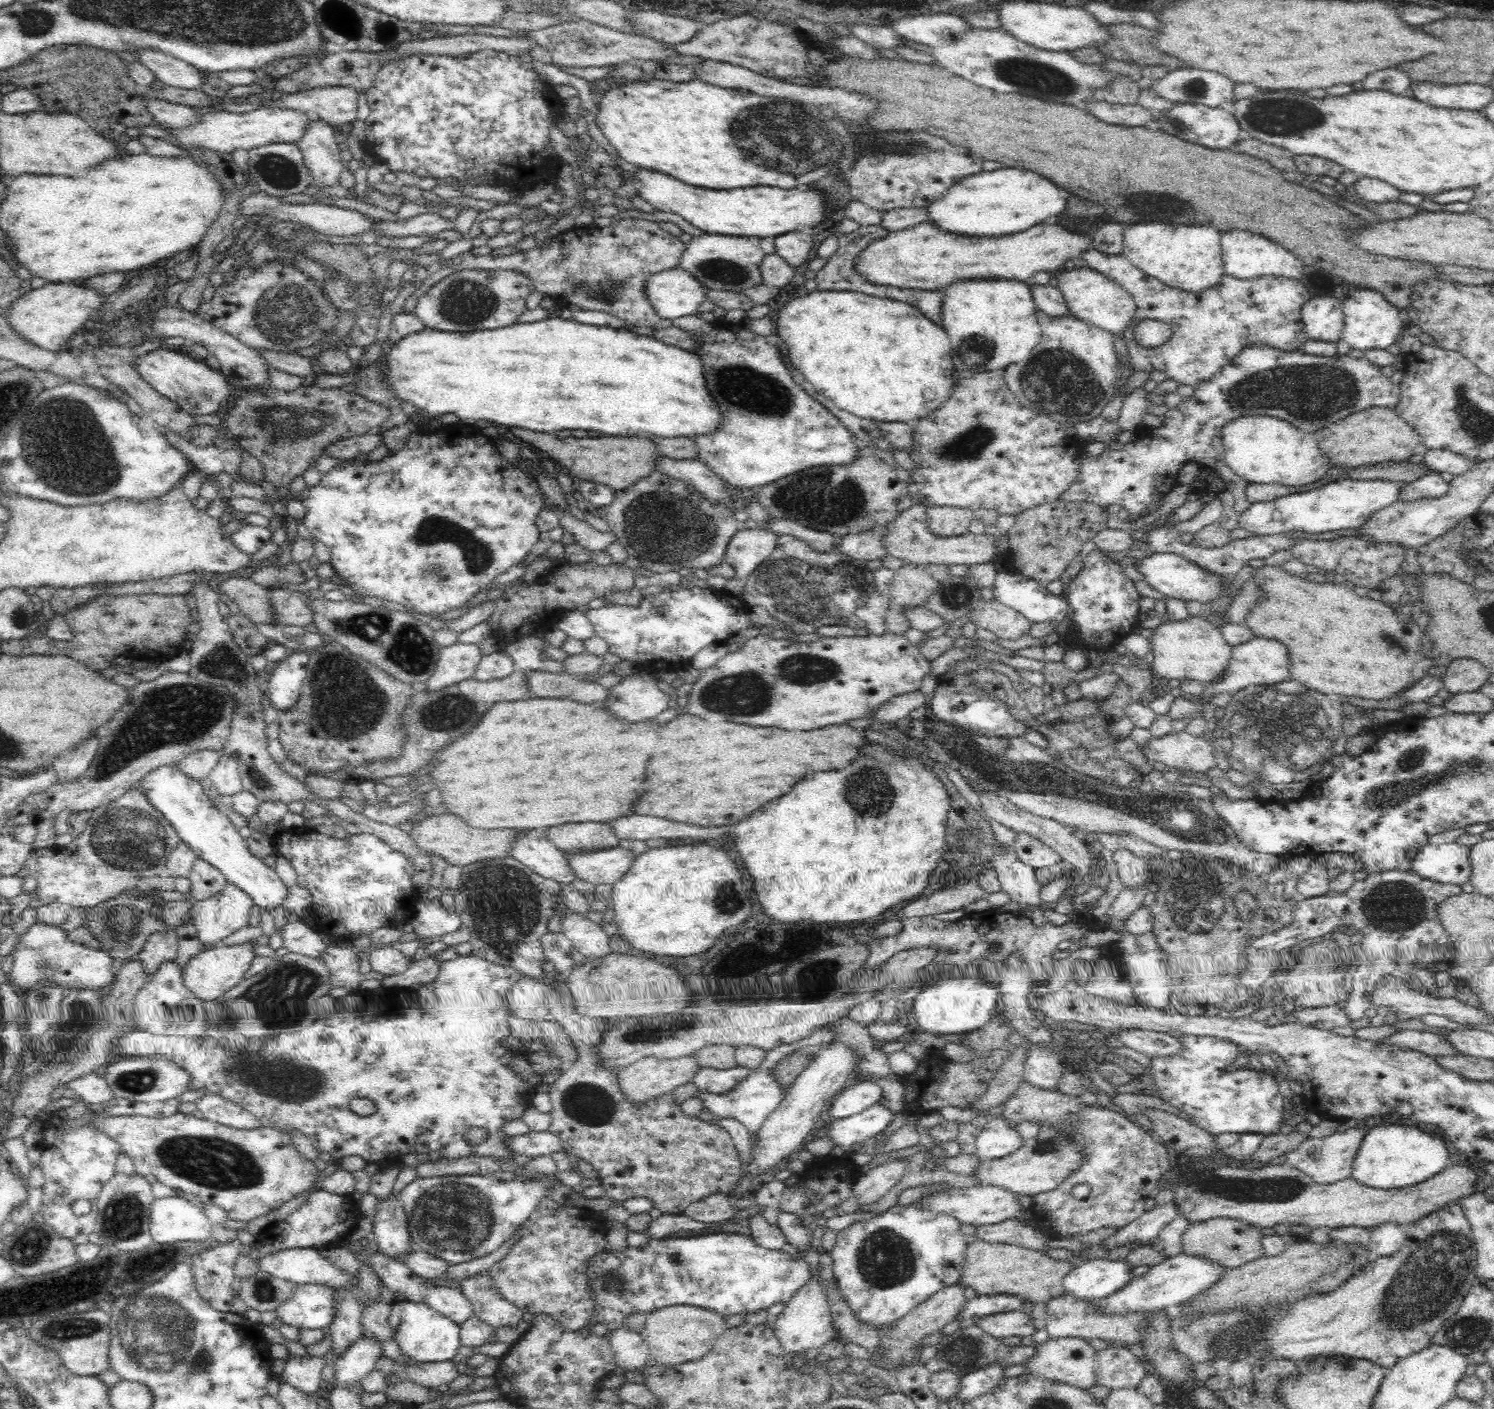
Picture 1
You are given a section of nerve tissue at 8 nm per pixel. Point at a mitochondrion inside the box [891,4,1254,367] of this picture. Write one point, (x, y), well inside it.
(1038, 78)

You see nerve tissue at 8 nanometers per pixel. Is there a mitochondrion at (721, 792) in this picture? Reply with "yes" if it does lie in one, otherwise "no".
no

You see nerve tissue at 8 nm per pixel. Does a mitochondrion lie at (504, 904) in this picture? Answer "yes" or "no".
yes

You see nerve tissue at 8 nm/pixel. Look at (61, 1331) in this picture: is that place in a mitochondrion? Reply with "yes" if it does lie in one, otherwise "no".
yes

